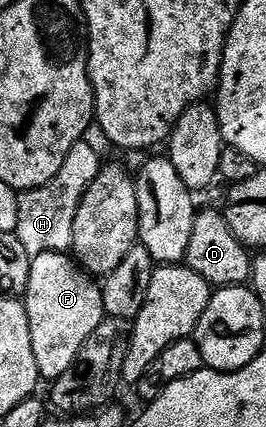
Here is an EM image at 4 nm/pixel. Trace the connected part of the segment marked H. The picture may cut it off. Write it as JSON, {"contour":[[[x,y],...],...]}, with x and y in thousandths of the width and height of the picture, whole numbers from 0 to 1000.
{"contour":[[[335,333],[271,342],[226,407],[165,436],[86,450],[68,464],[68,555],[90,567],[90,585],[124,604],[169,590],[244,590],[271,583],[271,534],[286,522],[286,492],[346,426],[376,407],[391,368]]]}

